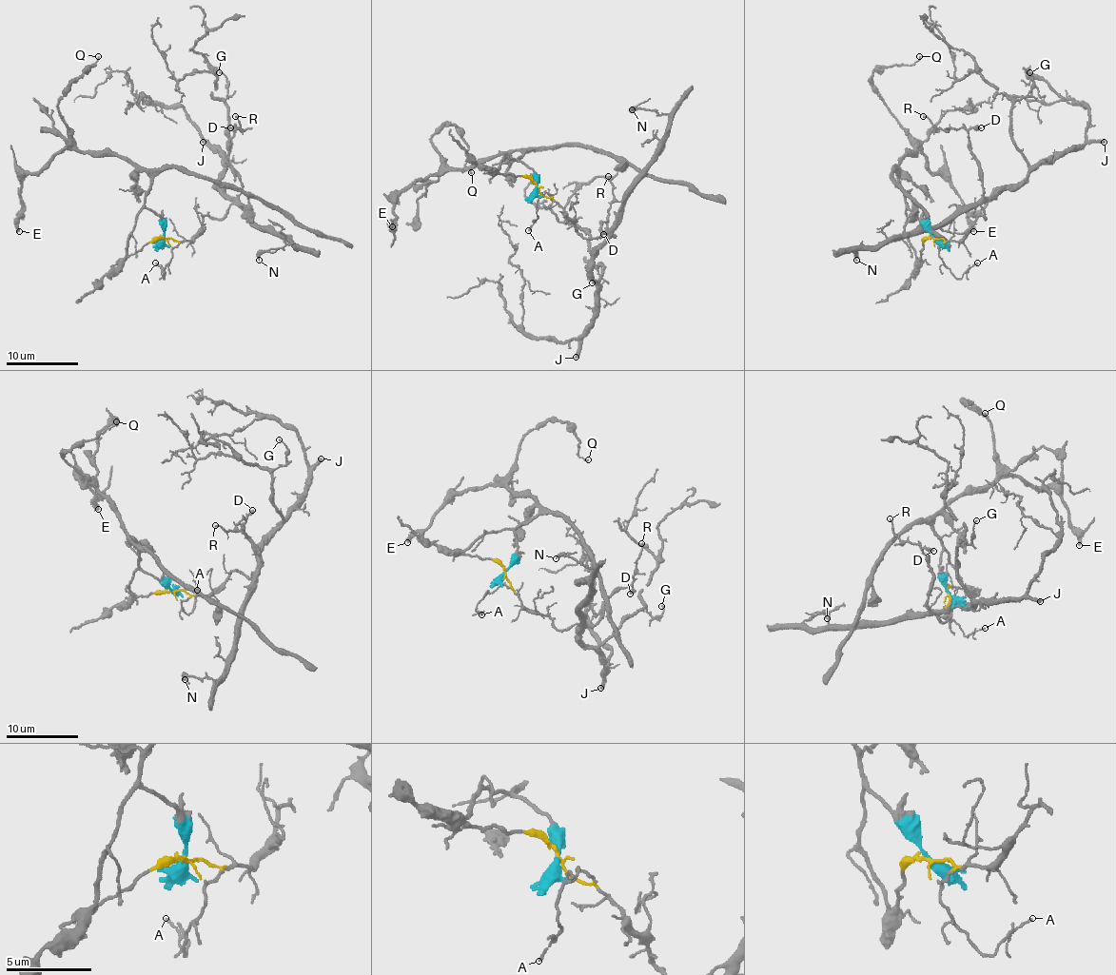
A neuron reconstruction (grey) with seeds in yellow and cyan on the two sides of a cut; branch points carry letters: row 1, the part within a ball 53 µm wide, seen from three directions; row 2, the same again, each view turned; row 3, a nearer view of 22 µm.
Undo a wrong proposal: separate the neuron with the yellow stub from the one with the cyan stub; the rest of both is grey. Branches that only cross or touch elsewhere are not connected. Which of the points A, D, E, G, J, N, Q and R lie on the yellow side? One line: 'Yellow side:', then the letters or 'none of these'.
Yellow side: A, D, G, J, N, R

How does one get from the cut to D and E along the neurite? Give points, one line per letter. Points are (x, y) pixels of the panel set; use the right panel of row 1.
D: (934, 239), (960, 241), (980, 215), (985, 219), (980, 204), (983, 171), (969, 139), (970, 128), (981, 128)
E: (934, 239), (905, 204), (900, 186), (898, 165), (916, 150), (949, 183), (974, 231)

